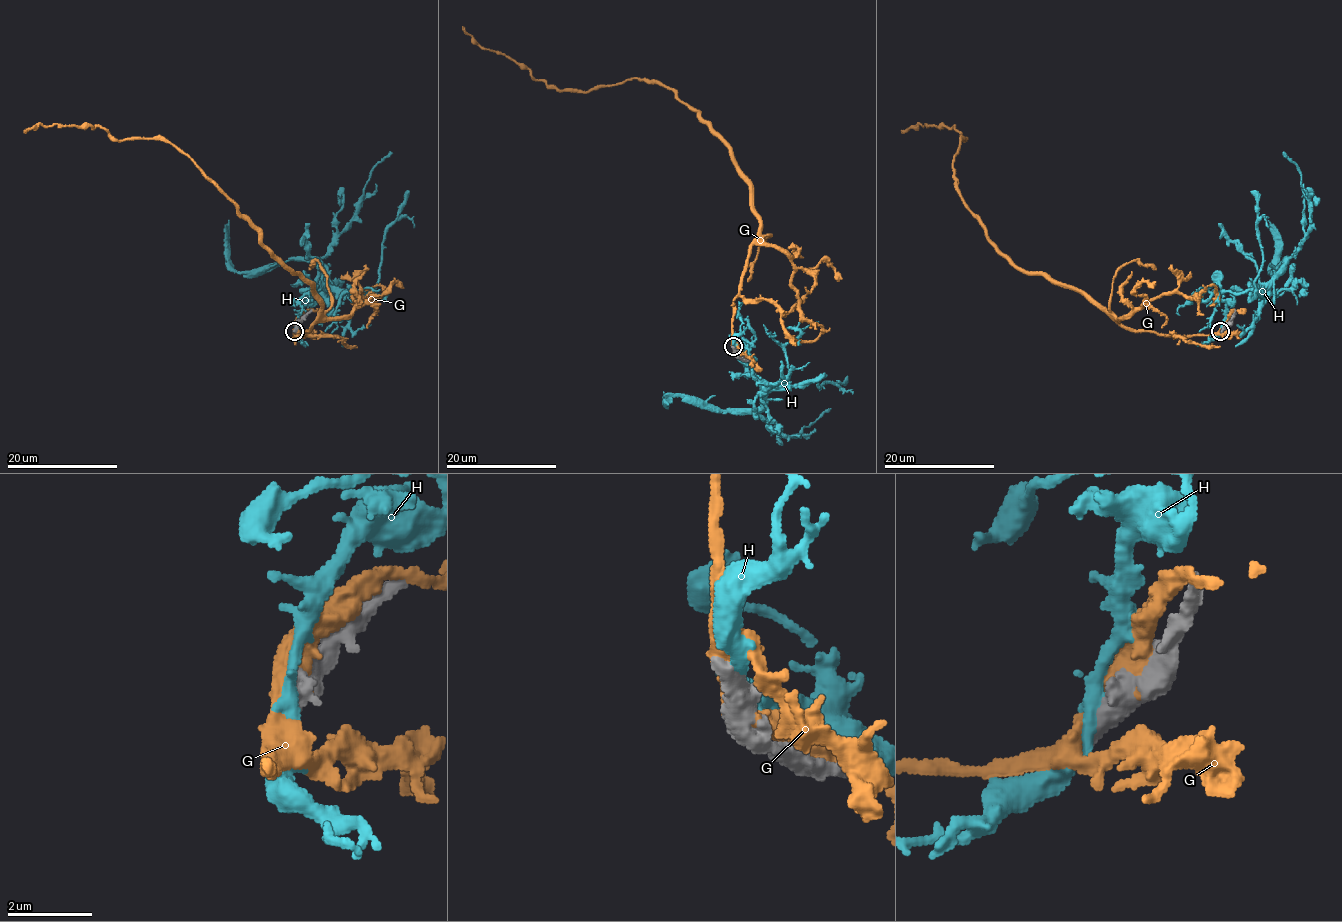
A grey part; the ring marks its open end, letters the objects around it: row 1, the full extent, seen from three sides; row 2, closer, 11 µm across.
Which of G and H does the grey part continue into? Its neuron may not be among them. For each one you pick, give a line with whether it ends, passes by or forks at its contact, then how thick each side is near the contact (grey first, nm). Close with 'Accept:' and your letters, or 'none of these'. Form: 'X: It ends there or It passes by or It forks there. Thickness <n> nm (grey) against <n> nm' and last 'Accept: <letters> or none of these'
Accept: none of these

